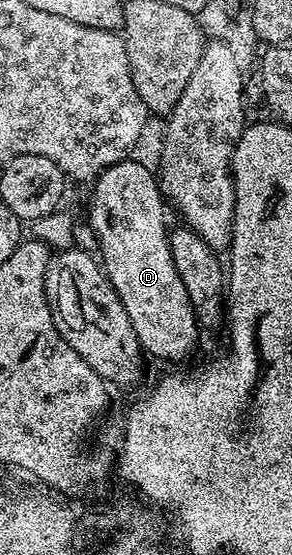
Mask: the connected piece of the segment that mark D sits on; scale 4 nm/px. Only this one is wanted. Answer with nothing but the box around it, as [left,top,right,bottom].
[87,158,200,365]

